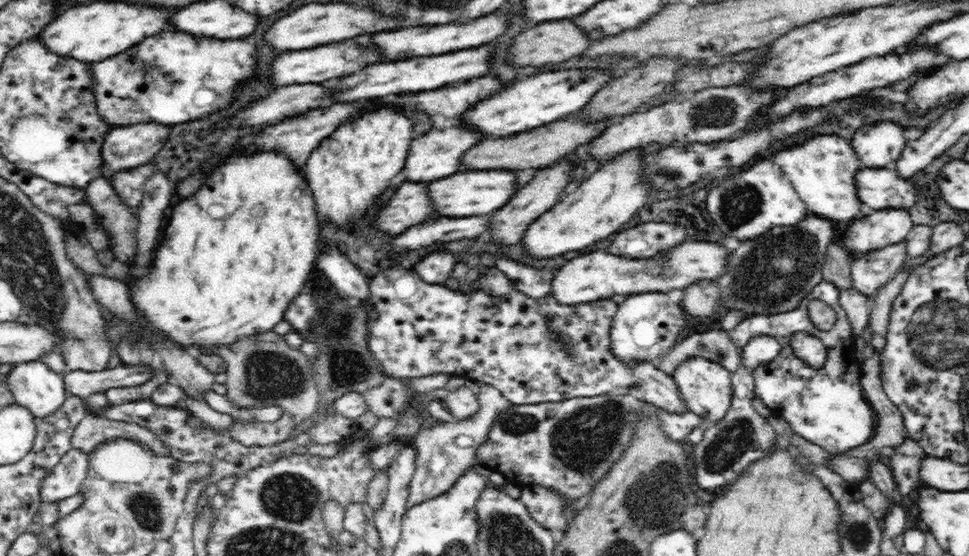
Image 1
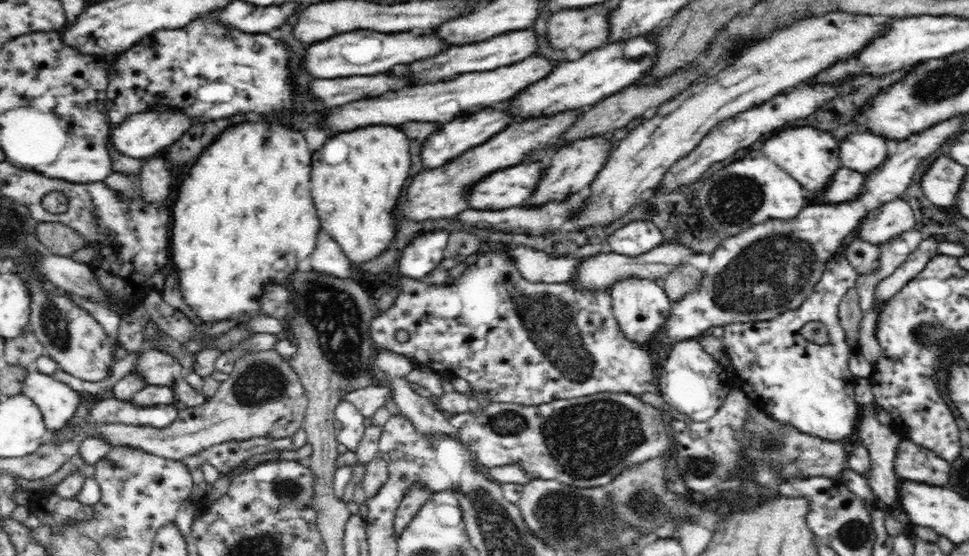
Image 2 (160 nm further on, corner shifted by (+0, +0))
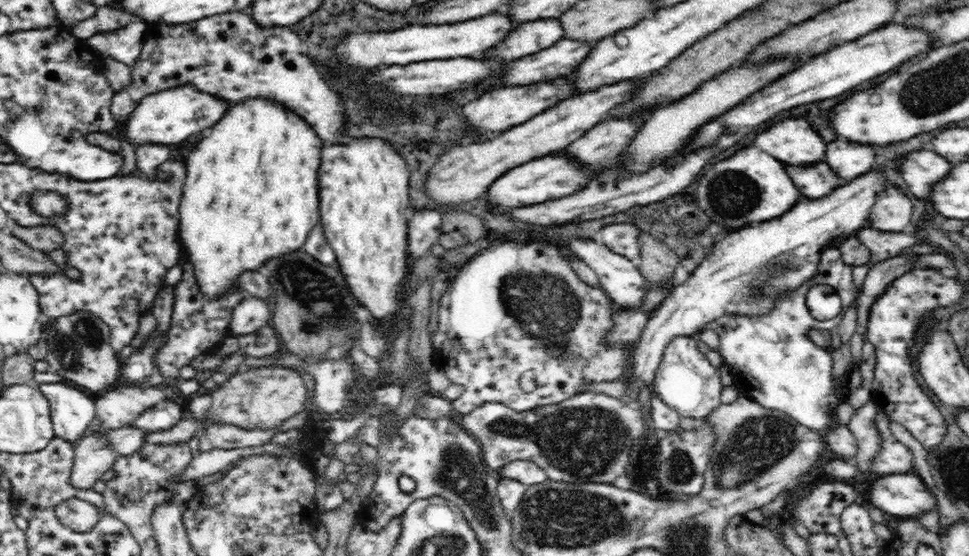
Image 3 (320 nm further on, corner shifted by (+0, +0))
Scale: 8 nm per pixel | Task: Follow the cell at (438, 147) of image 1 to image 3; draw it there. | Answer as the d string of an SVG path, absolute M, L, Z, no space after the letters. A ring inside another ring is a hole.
M559 77L550 81L536 82L530 85L508 86L508 88L496 88L490 92L484 92L478 100L468 102L462 108L465 120L468 120L478 132L500 132L506 130L508 126L524 124L533 116L545 112L547 109L554 108L568 98L574 96L575 88L572 87L570 80L566 77Z

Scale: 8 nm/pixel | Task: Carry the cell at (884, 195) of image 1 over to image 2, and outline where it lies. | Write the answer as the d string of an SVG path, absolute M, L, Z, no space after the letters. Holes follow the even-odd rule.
M841 166L833 175L833 180L830 180L830 183L826 184L826 188L822 192L818 192L815 198L817 198L817 202L847 202L846 200L856 198L866 188L865 182L866 175L864 173Z

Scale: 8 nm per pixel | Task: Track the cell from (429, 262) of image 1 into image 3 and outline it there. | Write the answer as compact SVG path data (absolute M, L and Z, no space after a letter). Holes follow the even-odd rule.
M419 209L409 212L408 248L410 258L429 254L430 246L440 236L441 214L435 209Z

